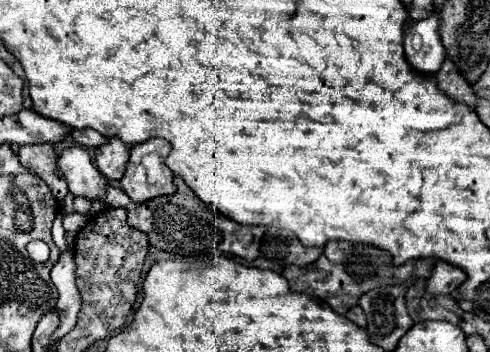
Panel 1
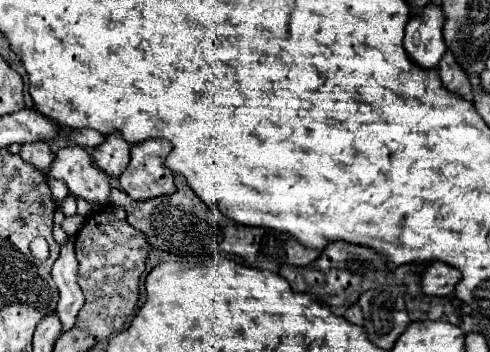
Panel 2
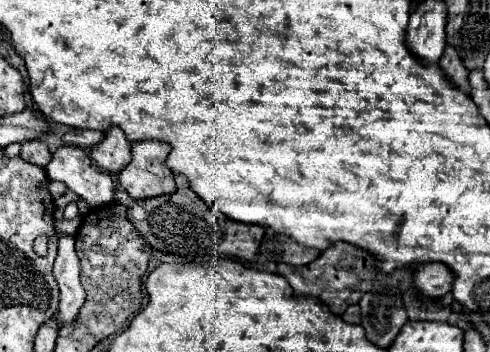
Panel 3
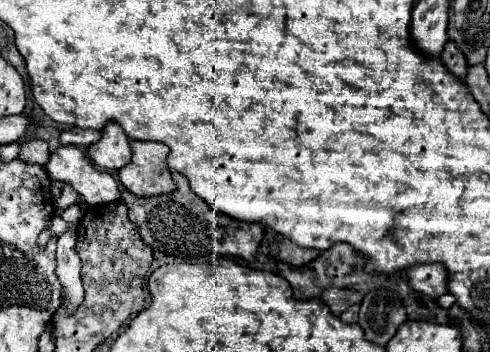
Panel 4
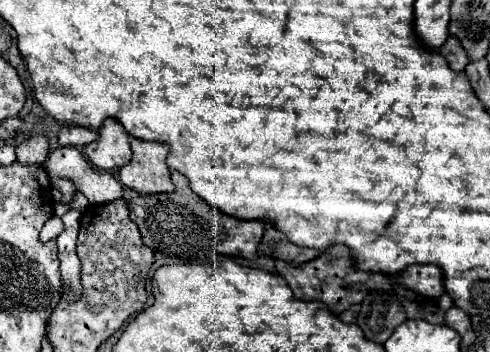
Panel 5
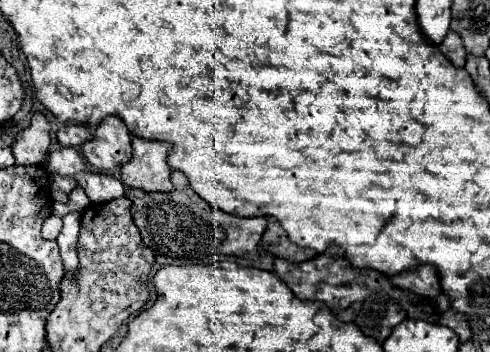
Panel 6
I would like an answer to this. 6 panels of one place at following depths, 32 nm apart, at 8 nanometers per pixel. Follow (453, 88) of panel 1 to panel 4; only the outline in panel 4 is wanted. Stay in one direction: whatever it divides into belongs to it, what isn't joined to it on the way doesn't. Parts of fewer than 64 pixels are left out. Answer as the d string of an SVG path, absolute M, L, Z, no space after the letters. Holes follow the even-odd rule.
M452 40L446 42L440 58L444 60L446 68L448 68L452 74L456 74L456 76L460 76L460 78L464 80L464 76L466 76L466 66L468 66L468 64L466 64L466 60L464 60L464 54L456 48L456 44L454 44Z

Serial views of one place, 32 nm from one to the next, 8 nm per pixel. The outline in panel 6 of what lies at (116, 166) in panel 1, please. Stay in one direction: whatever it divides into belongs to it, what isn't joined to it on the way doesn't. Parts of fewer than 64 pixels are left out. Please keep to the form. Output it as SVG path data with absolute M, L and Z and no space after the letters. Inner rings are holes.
M106 116L98 126L90 128L92 140L88 140L80 154L98 170L112 170L132 156L132 142L126 124L118 116Z

